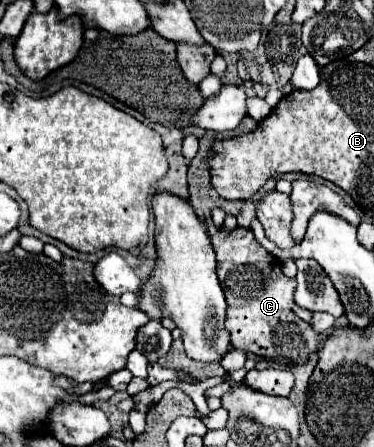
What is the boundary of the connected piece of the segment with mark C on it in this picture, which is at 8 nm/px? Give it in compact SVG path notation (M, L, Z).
M208 224L208 230L218 260L218 280L228 302L226 330L230 332L232 346L280 366L298 366L308 362L310 354L318 352L320 334L290 308L294 306L292 294L296 290L296 280L282 274L280 260L256 242L252 230L236 228L222 238L222 230L216 230L212 224Z

